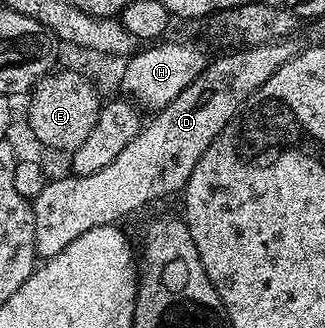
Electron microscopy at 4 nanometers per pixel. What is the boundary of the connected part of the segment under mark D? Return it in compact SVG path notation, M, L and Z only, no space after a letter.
M288 38L252 48L236 48L228 51L226 53L228 56L219 56L216 60L214 57L208 63L207 69L189 86L185 86L185 90L181 90L181 94L177 94L177 98L173 98L173 102L169 102L169 106L158 109L152 115L155 117L152 118L151 124L144 123L140 127L137 138L133 138L133 142L129 142L121 150L121 154L109 163L109 166L88 176L66 174L60 180L48 179L45 190L41 190L41 194L37 194L37 198L31 204L33 226L35 227L36 257L46 258L61 254L61 250L65 250L65 246L69 246L69 242L81 238L81 234L85 234L85 230L93 230L97 226L106 224L115 224L122 216L127 216L130 212L135 212L138 208L153 203L154 200L163 200L166 196L173 195L174 192L175 195L182 193L189 182L189 174L193 174L193 166L197 166L201 154L205 154L205 150L209 150L211 143L219 137L221 130L225 130L227 123L238 114L243 103L262 84L269 82L269 78L273 78L273 74L277 74L277 70L281 70L281 66L285 66L285 62L289 62L295 57L297 51L295 42L294 39Z

